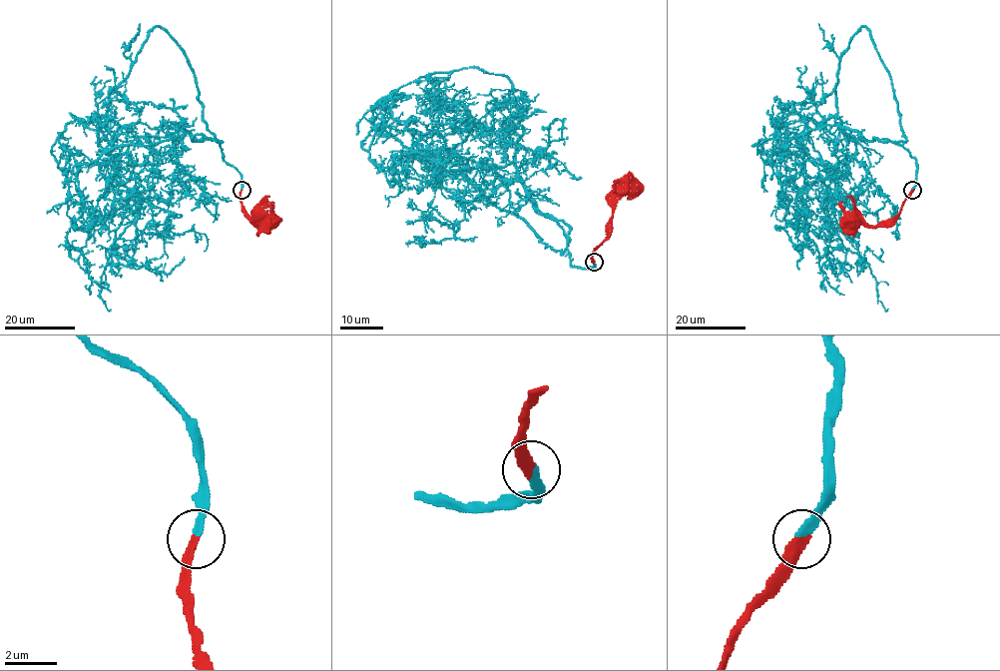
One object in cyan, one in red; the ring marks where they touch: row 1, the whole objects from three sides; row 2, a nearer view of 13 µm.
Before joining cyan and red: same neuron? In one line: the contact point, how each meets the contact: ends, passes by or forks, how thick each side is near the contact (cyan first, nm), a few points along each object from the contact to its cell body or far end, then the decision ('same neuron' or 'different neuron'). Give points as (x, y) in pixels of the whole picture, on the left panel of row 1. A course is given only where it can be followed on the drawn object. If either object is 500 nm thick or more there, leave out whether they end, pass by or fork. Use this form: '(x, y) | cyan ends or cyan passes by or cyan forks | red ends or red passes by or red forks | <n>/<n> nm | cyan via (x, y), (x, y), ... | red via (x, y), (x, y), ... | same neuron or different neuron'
(242, 190) | cyan ends | red ends | 240/320 nm | cyan via (241, 190), (217, 139), (177, 125), (181, 138), (116, 146), (72, 168), (76, 228), (110, 214) | red via (241, 190), (241, 200), (251, 221), (256, 226), (263, 221), (270, 228), (269, 225) | same neuron

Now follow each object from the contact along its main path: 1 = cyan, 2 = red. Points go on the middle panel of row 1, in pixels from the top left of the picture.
1: (594, 262), (571, 264), (563, 230), (528, 197), (506, 77), (440, 72), (381, 100), (432, 133)
2: (594, 262), (592, 253), (605, 238), (612, 209), (616, 200), (629, 191), (628, 184)

